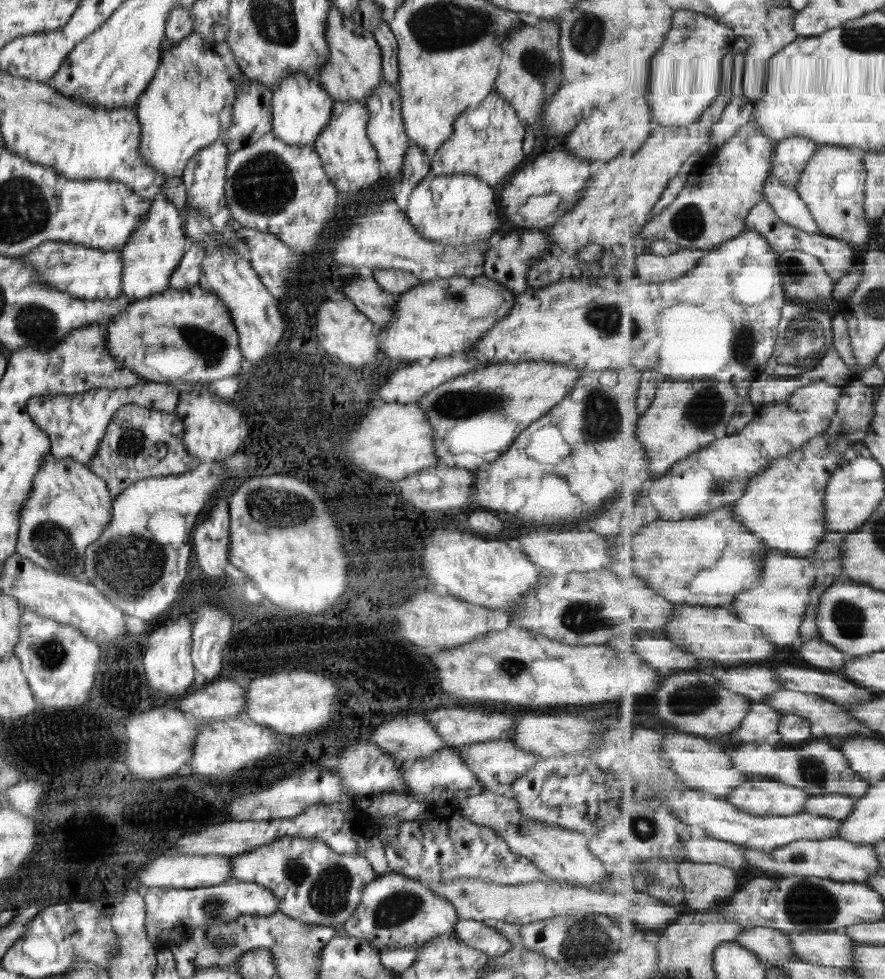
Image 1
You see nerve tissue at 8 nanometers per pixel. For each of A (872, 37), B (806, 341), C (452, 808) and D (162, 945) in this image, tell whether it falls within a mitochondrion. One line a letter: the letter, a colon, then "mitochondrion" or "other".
A: mitochondrion
B: mitochondrion
C: other
D: other

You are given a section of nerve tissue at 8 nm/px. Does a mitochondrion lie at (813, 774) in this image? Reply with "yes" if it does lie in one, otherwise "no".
yes

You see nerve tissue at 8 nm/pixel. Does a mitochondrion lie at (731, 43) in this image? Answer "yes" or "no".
no

